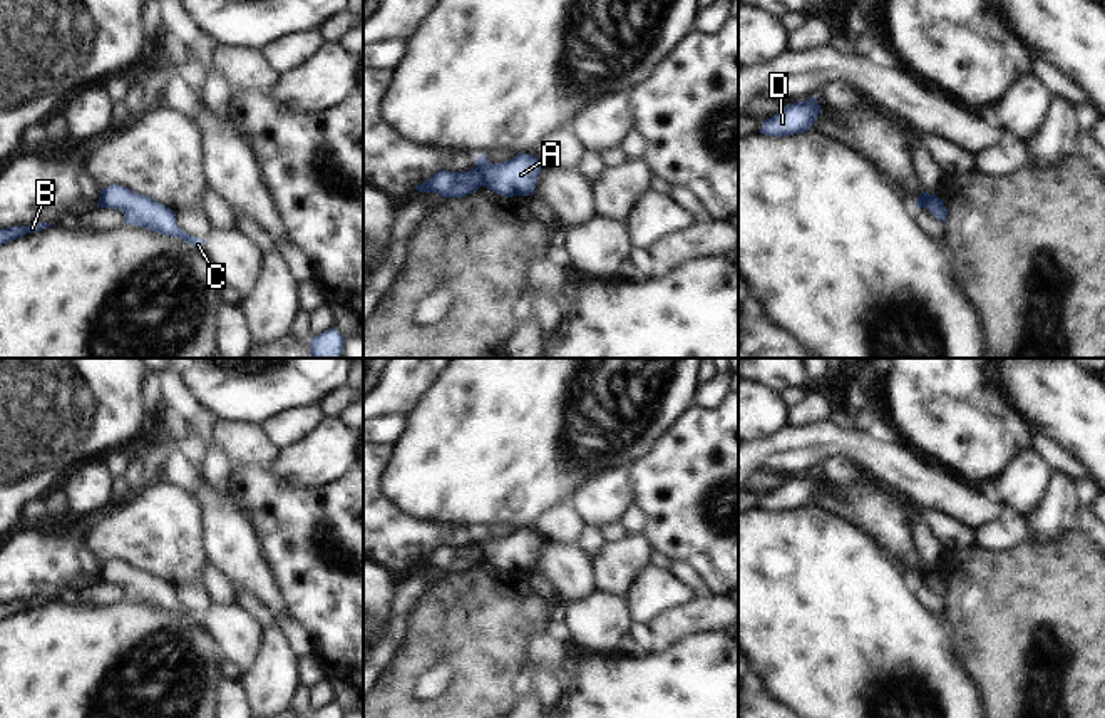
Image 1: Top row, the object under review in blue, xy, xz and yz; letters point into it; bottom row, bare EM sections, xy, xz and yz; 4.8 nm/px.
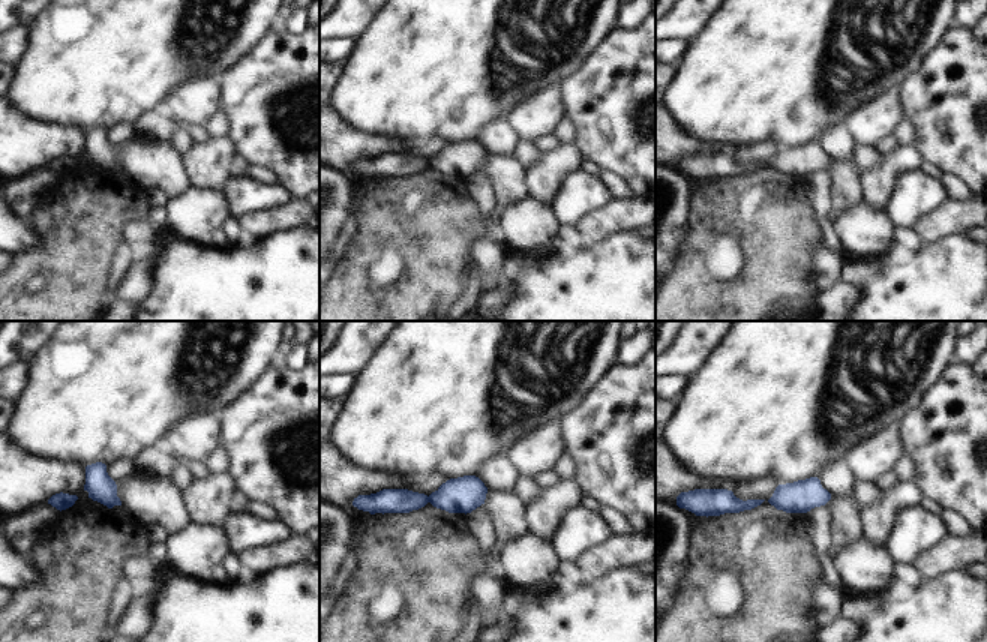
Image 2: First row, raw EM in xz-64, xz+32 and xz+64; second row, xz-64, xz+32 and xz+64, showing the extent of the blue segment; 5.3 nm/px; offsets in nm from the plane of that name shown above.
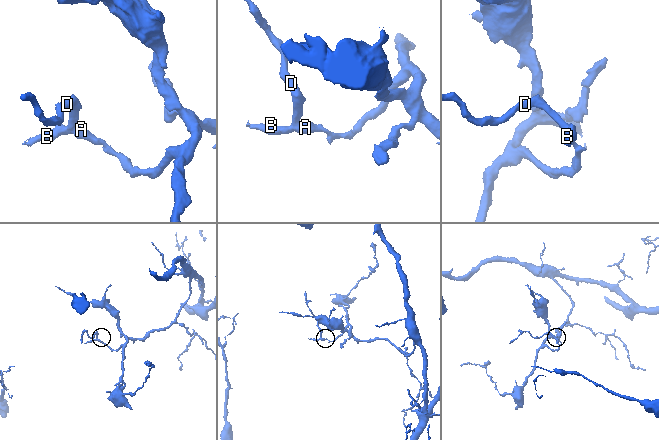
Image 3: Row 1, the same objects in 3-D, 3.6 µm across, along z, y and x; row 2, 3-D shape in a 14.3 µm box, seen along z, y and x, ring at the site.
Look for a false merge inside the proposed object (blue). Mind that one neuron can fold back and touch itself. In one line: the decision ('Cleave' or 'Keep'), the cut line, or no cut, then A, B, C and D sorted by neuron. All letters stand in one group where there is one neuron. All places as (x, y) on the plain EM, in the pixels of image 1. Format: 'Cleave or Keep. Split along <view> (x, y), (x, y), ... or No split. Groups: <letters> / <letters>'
Cleave. Split along xz (474, 541), (484, 559). Groups: A C D / B

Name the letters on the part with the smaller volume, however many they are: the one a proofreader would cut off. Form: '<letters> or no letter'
B

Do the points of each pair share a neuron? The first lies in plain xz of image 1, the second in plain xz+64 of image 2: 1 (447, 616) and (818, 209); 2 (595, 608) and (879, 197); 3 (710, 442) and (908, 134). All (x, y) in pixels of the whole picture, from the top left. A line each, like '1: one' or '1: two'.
1: two
2: two
3: two

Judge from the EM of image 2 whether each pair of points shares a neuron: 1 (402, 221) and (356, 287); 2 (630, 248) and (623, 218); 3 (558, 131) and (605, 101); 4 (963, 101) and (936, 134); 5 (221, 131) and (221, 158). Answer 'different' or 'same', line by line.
1: same
2: different
3: different
4: same
5: different

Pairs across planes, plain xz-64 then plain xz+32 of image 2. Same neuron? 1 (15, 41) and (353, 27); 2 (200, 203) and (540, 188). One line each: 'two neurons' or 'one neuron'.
1: two neurons
2: two neurons

